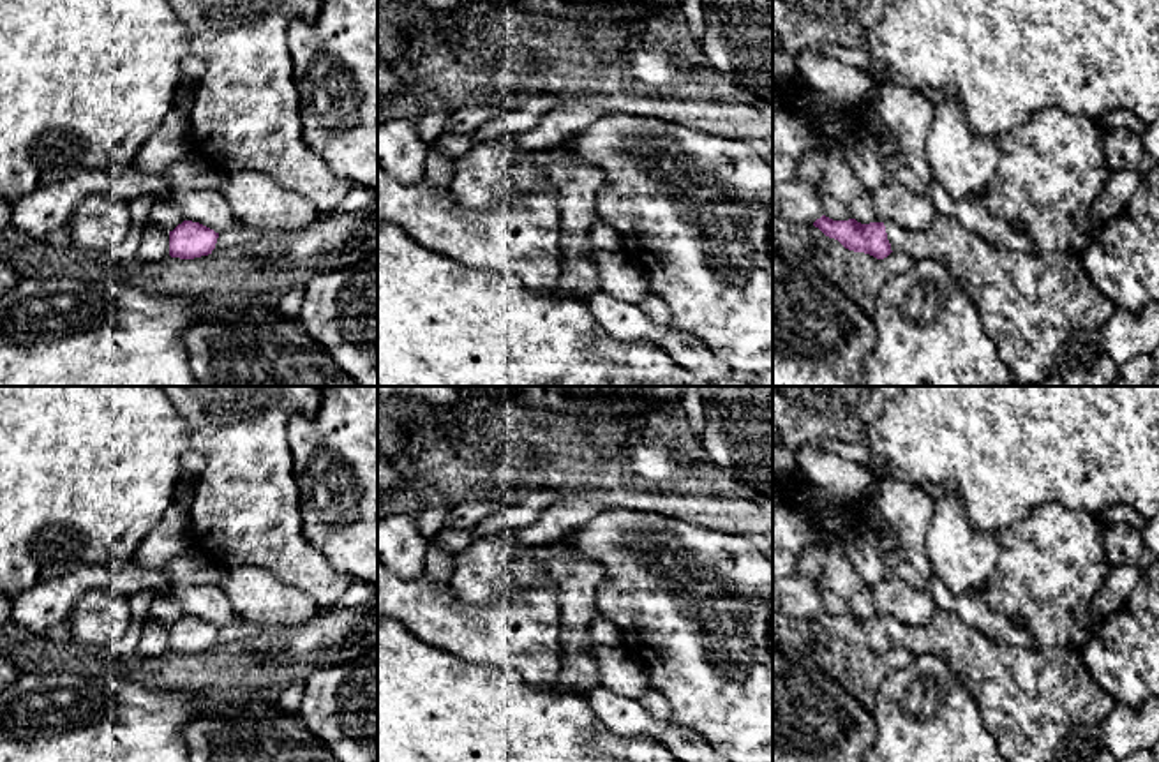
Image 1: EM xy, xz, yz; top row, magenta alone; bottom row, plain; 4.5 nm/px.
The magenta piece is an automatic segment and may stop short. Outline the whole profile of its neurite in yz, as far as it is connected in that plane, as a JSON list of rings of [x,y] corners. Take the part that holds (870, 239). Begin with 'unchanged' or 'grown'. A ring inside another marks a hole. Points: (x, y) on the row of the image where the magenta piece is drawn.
grown; [[[937,215],[923,231],[856,219],[813,222],[845,249],[877,259],[907,252],[947,266],[976,303],[983,326],[1020,386],[1039,386],[1055,372],[1058,344],[1080,330],[1099,330],[1115,305],[1071,252],[1013,252],[988,243],[958,220]]]

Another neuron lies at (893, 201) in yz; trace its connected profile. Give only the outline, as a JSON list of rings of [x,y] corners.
[[[891,180],[873,190],[871,199],[882,222],[894,222],[907,231],[923,231],[938,215],[928,196]]]

